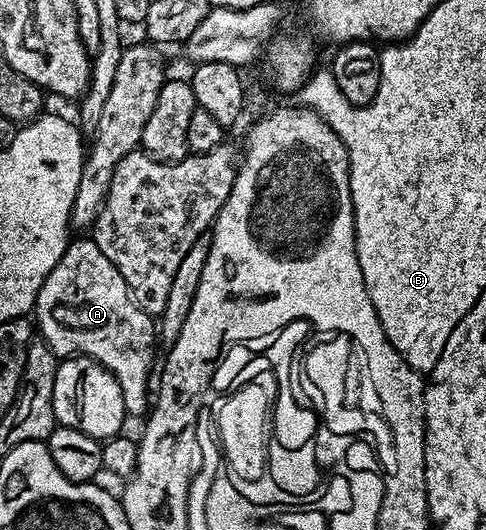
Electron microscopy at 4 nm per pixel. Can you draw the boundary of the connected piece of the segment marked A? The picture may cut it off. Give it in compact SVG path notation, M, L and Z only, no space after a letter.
M69 240L62 259L38 291L34 325L57 358L90 357L108 369L122 387L124 411L129 418L143 418L149 412L148 376L158 350L158 329L153 318L136 305L128 284L118 275L118 267L98 251L95 241Z

